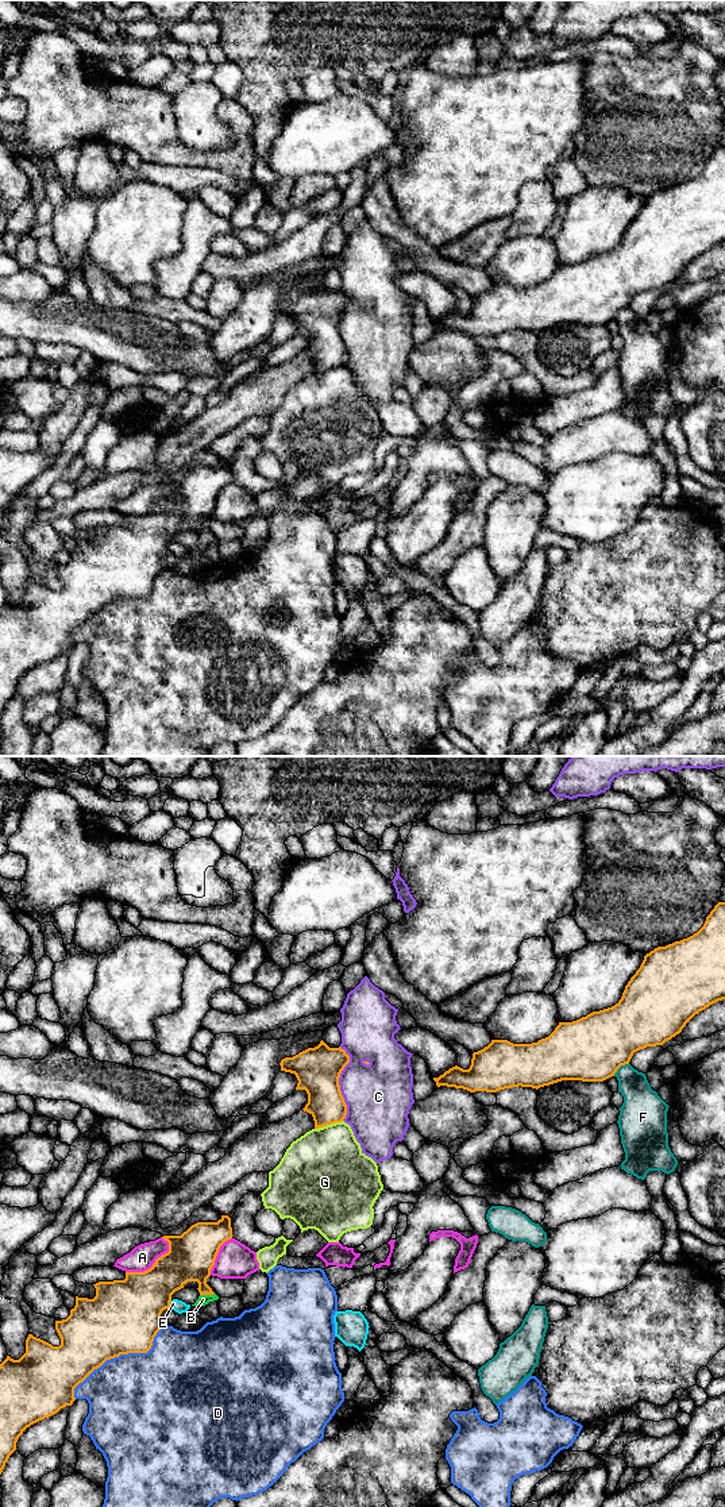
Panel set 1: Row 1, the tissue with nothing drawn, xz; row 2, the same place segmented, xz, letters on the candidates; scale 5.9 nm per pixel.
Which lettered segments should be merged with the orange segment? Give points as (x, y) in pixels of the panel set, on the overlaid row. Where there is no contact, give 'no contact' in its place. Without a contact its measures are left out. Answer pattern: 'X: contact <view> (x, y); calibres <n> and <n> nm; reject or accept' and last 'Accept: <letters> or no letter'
A: contact xz (153, 1265); calibres 320 and 150 nm; reject
B: contact xz (207, 1294); calibres 280 and 60 nm; accept
C: contact xz (338, 1083); calibres 280 and 380 nm; reject
D: contact xz (119, 1355); calibres 420 and 480 nm; reject
E: contact xz (169, 1303); calibres 380 and 80 nm; reject
F: contact xz (620, 1066); calibres 380 and 200 nm; reject
G: contact xz (328, 1124); calibres 220 and 460 nm; reject
Accept: B

